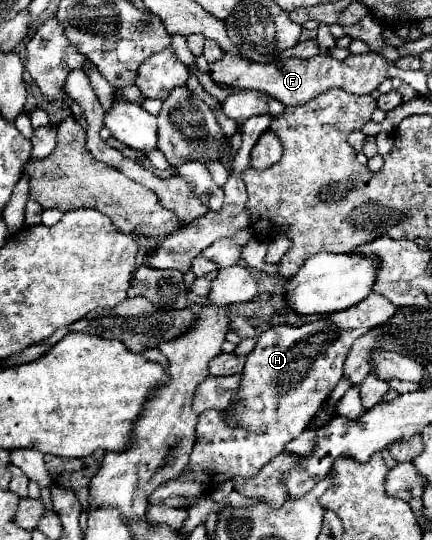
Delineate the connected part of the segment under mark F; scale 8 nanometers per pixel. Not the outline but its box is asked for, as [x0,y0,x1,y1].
[208,53,392,107]

